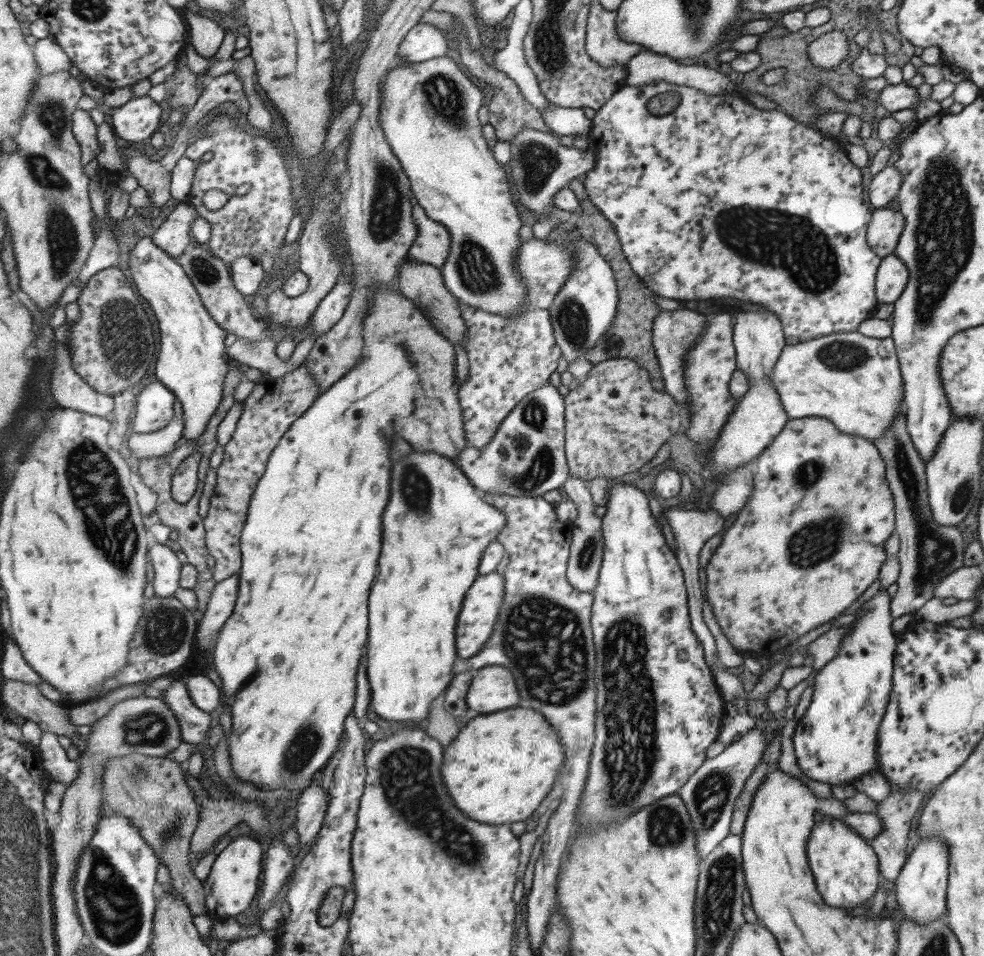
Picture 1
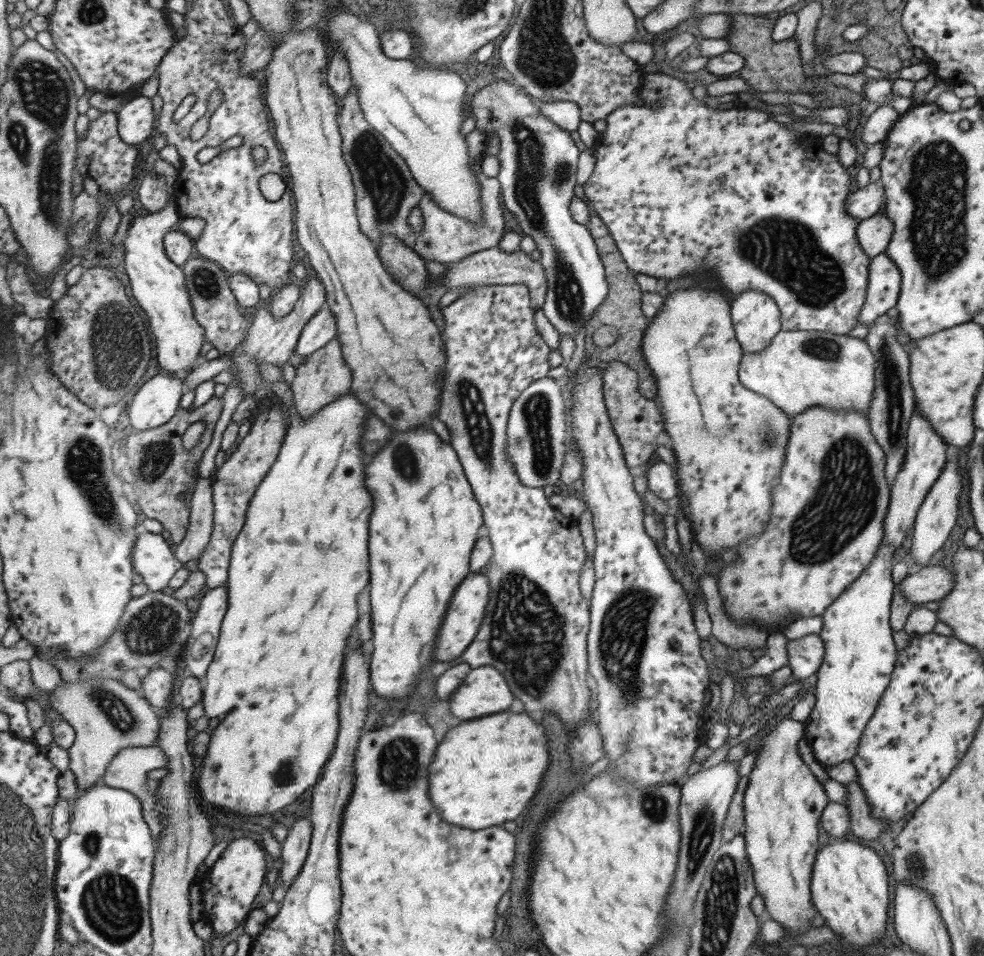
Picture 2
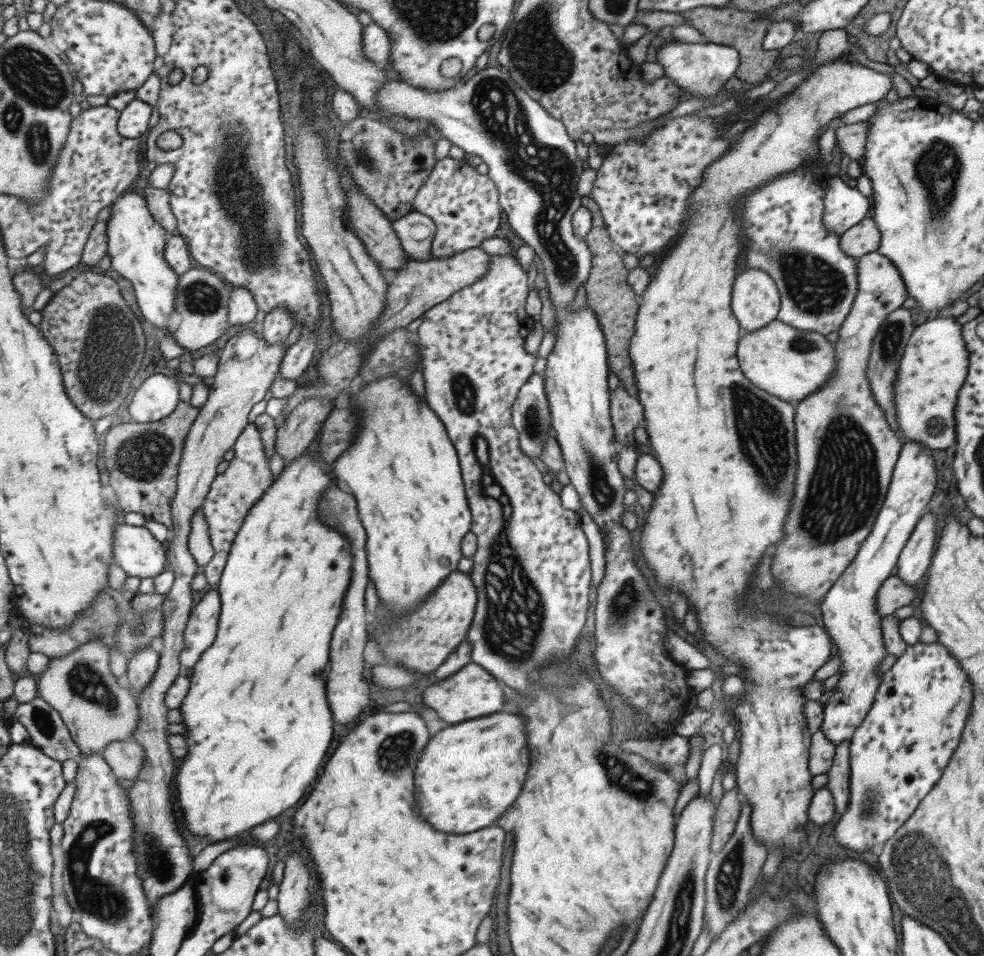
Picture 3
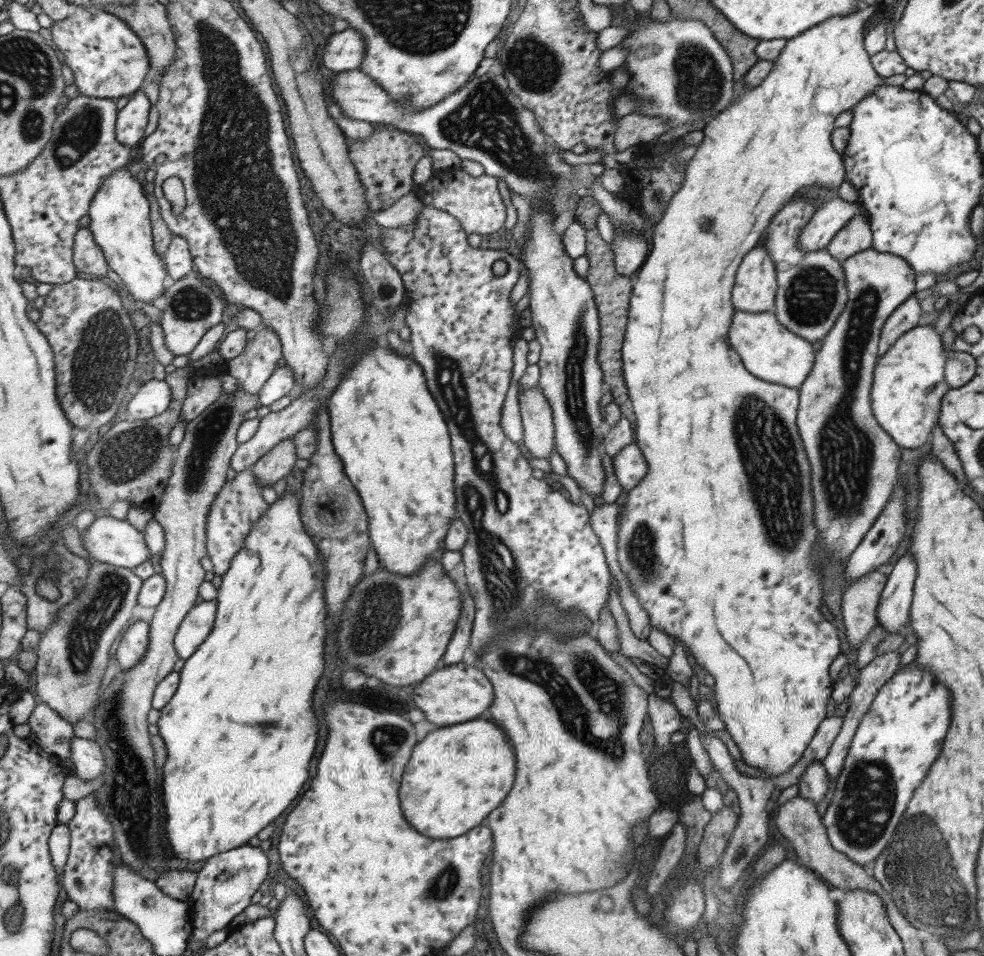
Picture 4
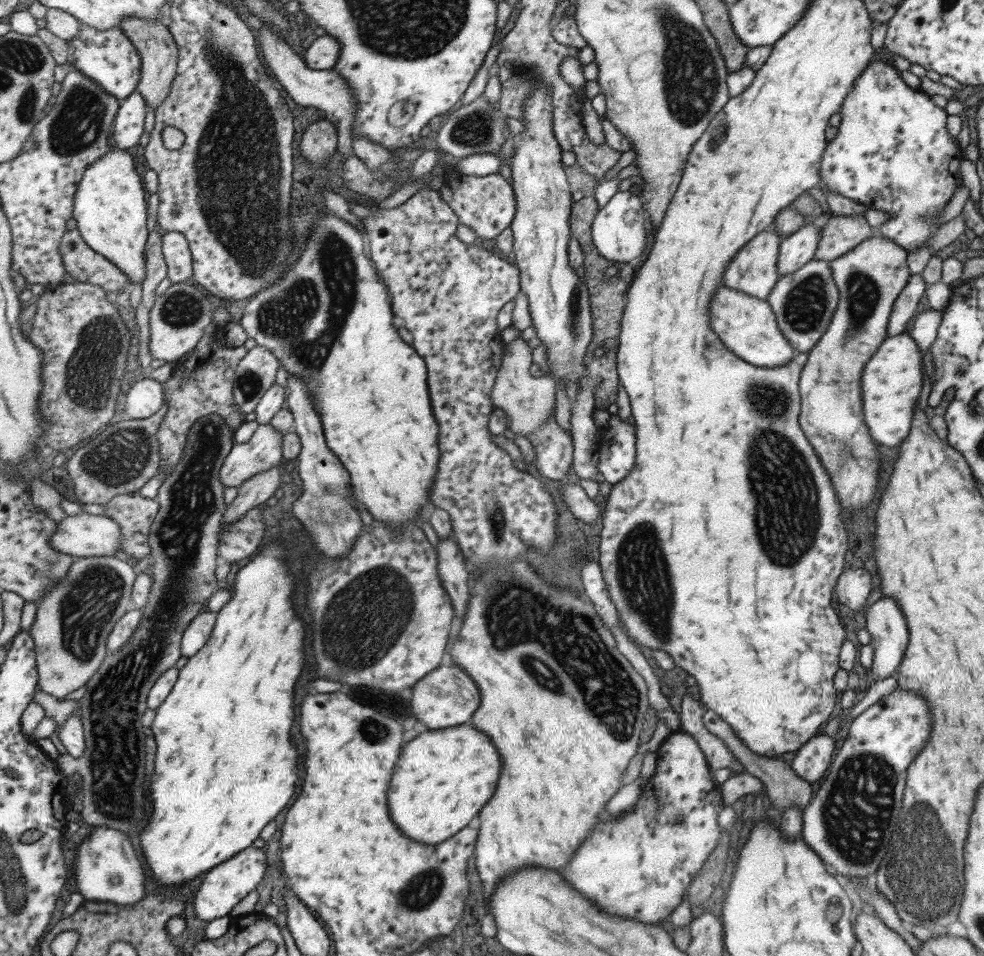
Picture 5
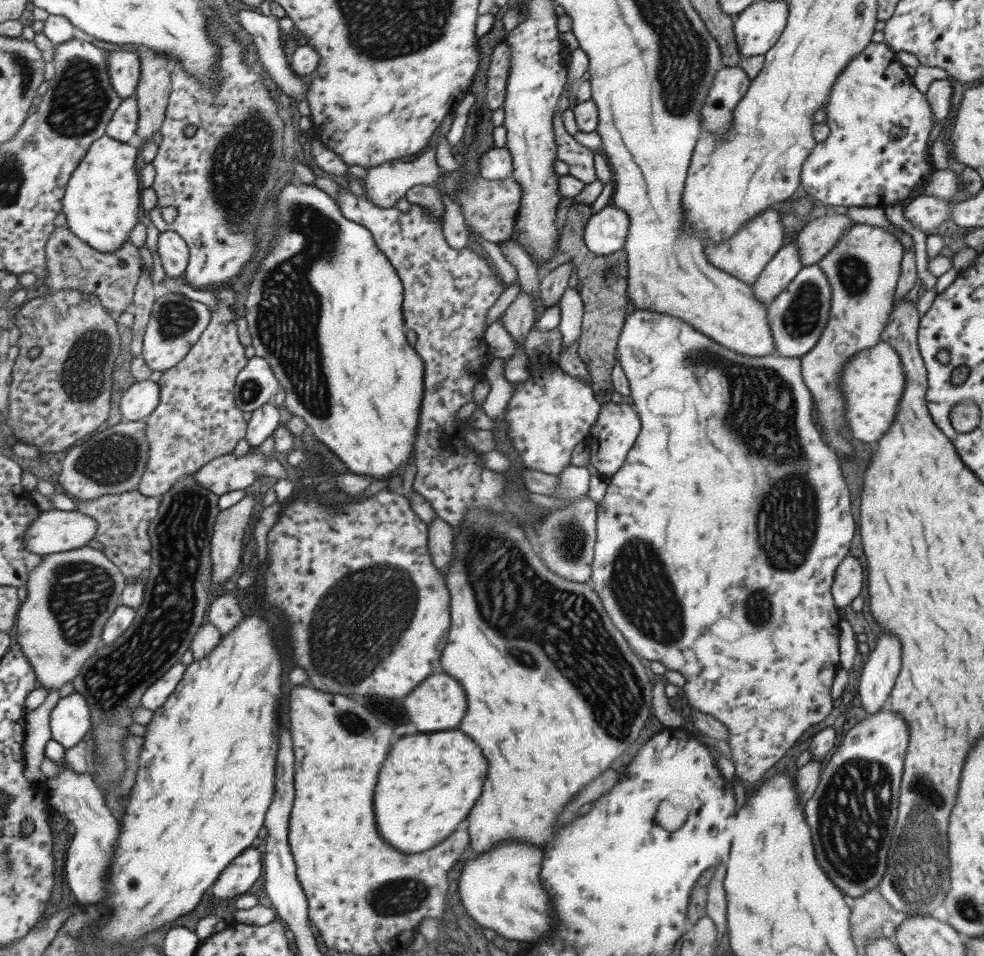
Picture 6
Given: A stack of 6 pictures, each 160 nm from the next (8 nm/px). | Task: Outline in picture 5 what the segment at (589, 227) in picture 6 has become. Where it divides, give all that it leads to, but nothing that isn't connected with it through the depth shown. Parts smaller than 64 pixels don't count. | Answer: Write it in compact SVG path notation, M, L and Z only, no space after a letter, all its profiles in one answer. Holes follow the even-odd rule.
M628 190L615 192L592 222L592 242L601 257L621 264L635 264L635 260L645 251L645 220L646 215L637 195Z

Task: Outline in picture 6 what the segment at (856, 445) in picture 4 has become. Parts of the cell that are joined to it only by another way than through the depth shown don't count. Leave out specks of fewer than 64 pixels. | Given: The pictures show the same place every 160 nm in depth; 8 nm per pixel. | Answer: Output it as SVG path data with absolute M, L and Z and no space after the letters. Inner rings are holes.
M853 223L851 230L847 234L843 234L843 237L839 237L839 242L833 246L833 250L829 250L829 254L825 254L824 258L816 262L831 287L830 307L827 322L815 346L809 350L808 354L800 358L800 373L809 395L815 399L817 404L817 414L819 422L823 426L825 444L843 454L851 452L851 447L847 443L851 435L844 419L844 396L840 390L840 372L849 358L853 358L861 350L872 348L880 342L881 331L887 324L892 309L902 258L902 246L898 238L895 238L890 232L883 228L867 226L867 224Z

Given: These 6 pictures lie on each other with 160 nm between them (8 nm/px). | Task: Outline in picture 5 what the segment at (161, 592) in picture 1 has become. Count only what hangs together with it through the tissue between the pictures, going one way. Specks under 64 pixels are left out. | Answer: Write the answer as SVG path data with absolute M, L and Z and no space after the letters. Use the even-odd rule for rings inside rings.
M82 512L66 516L52 536L52 546L75 557L115 556L121 550L120 524L107 515Z

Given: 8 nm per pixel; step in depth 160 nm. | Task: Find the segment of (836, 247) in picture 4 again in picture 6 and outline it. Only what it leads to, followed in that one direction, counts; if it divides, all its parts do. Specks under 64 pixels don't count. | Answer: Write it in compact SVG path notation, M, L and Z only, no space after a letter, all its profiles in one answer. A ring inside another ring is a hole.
M828 213L821 218L810 219L795 237L801 266L816 264L824 258L839 242L839 237L851 230L851 226L853 222L847 215Z

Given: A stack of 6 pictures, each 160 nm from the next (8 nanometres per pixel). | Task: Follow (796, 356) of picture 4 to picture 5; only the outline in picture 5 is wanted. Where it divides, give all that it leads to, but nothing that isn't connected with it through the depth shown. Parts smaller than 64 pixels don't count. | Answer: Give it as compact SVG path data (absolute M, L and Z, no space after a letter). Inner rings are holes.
M722 283L708 302L708 325L731 353L753 366L778 367L797 354L777 328L773 311L766 300L731 290Z

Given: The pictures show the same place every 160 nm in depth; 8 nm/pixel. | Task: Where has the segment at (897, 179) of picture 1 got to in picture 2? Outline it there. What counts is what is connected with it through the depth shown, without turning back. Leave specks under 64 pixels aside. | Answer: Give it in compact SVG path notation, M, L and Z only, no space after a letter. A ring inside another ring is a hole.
M880 182L868 183L862 188L857 187L845 197L844 211L853 219L863 220L881 212L884 192Z

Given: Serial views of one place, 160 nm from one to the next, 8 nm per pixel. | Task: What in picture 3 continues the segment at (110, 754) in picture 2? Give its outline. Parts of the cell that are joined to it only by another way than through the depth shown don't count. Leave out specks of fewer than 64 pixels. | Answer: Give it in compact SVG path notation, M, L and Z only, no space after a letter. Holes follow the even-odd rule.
M103 639L83 643L73 653L51 657L48 669L37 677L39 696L59 711L83 750L81 756L103 753L113 741L134 739L141 730L139 696L117 684L109 666L109 649Z

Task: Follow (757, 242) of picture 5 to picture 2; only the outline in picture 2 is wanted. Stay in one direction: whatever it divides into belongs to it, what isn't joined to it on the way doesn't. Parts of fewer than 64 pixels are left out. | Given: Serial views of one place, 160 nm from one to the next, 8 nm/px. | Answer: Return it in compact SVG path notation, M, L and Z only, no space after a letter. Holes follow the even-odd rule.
M757 290L736 294L730 303L730 319L742 354L765 350L780 329L780 312L775 301Z

